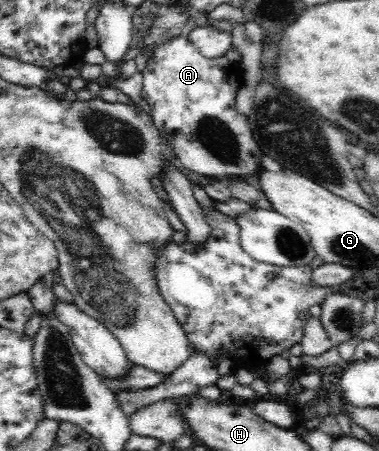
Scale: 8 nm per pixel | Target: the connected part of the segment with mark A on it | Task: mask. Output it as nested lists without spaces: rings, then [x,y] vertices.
[[[181,34],[152,52],[142,76],[140,94],[151,104],[153,125],[161,133],[161,139],[173,149],[179,166],[210,178],[255,178],[255,172],[262,169],[262,152],[251,136],[247,118],[241,116],[235,106],[237,90],[243,86],[239,62],[229,61],[224,55],[209,60]]]

